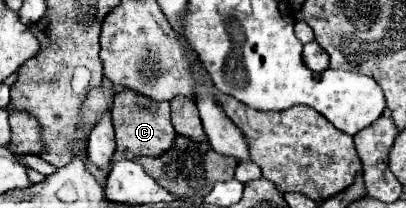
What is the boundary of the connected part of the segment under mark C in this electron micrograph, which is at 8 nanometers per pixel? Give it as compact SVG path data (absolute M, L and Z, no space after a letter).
M122 89L114 97L114 105L110 109L110 115L112 115L114 131L116 131L114 161L132 159L132 157L138 157L138 155L158 157L158 155L166 153L176 139L176 131L170 123L168 101L154 101L154 99L148 99L146 95L140 95L136 91Z

